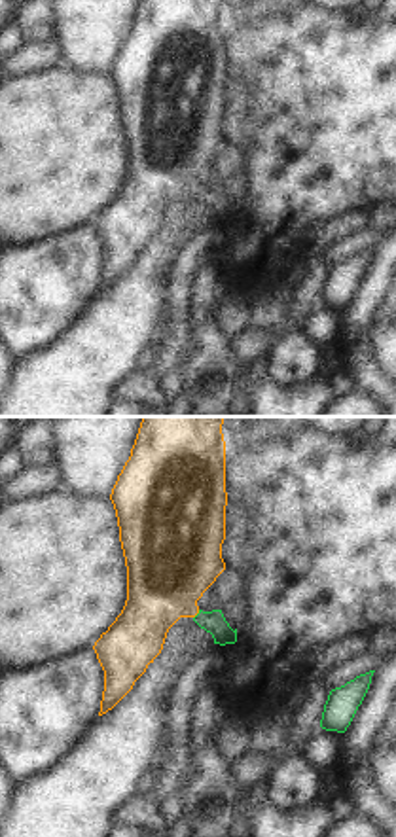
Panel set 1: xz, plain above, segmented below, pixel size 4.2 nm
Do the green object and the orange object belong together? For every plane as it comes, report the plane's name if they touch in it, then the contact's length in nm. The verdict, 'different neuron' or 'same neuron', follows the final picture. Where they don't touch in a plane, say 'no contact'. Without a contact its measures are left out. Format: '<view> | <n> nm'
xz | 50 nm

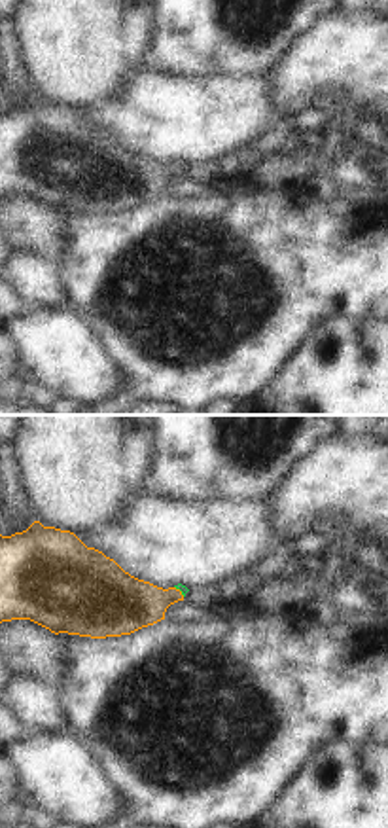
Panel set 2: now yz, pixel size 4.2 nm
yz | 60 nm

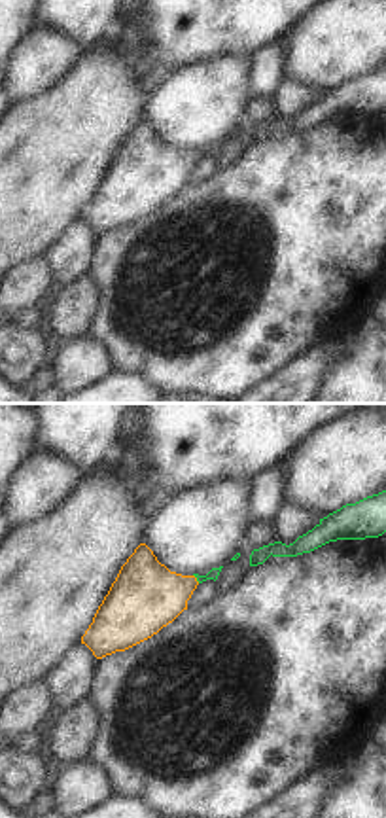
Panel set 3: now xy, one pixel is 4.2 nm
xy | 50 nm

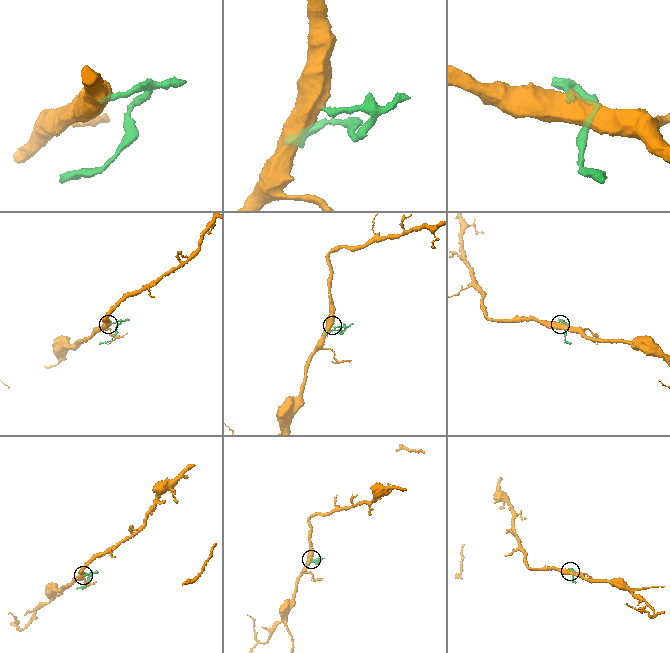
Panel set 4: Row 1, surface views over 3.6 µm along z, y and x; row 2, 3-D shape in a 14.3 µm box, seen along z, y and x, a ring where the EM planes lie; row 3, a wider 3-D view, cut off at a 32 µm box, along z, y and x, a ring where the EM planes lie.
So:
same neuron

